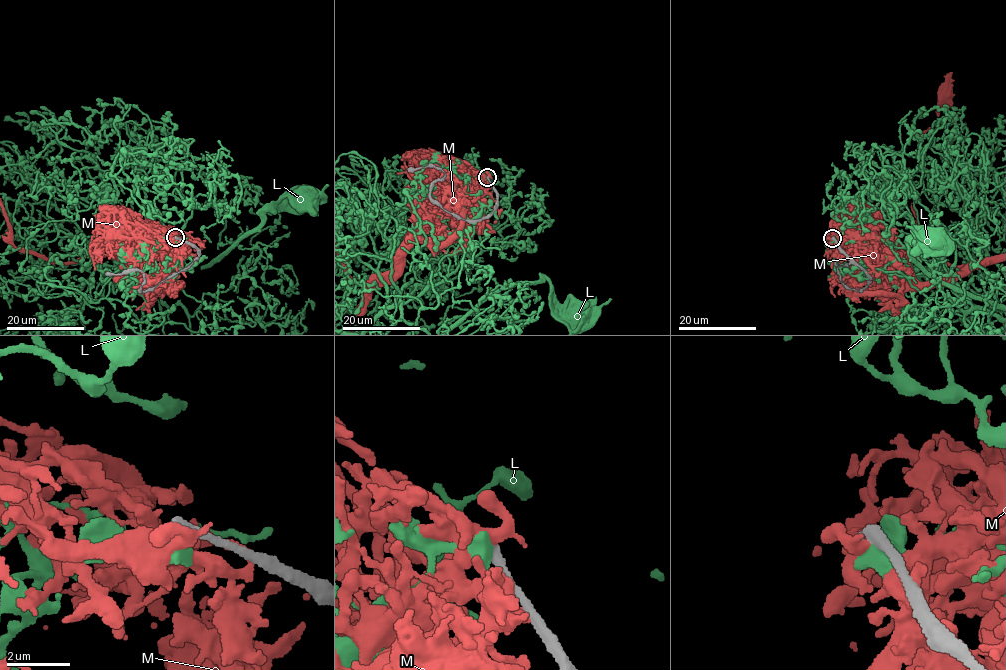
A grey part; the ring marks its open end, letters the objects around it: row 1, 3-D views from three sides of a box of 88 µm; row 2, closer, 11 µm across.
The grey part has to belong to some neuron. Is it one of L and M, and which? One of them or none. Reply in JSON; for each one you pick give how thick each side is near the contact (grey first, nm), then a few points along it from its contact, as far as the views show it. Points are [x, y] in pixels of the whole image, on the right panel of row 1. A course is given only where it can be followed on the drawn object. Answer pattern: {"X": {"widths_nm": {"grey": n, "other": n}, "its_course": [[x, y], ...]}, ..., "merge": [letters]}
{"merge": []}

